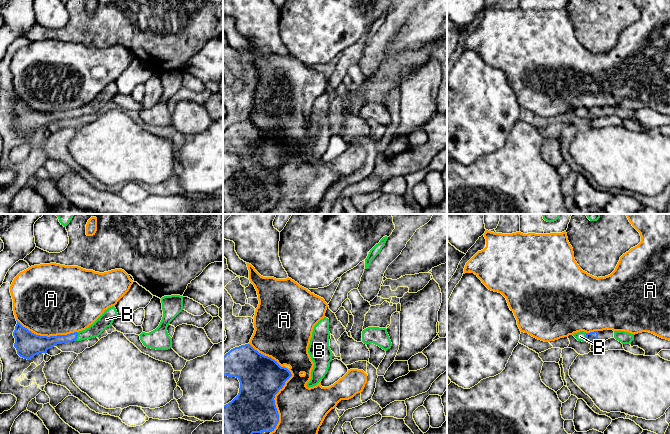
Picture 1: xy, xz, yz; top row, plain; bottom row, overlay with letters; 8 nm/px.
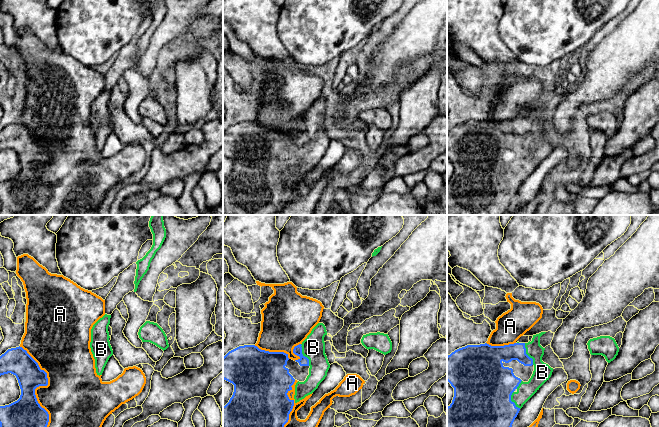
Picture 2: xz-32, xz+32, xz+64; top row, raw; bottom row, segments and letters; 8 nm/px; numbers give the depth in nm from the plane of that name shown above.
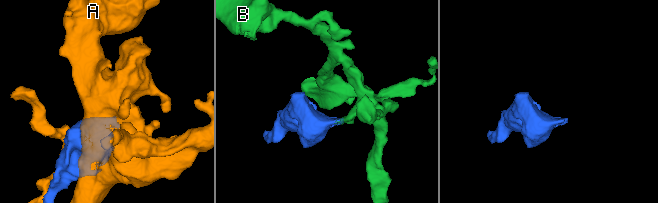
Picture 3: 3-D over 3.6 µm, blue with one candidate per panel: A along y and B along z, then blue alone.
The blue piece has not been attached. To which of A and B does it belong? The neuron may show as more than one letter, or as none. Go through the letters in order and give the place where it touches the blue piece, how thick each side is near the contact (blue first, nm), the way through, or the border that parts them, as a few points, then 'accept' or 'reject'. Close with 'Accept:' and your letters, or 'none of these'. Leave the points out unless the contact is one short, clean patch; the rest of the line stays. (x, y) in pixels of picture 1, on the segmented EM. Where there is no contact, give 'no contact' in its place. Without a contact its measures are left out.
A: xz (286, 380) | 360/360 nm | reject
B: xy (77, 335) | 100/110 nm | accept
Accept: B

